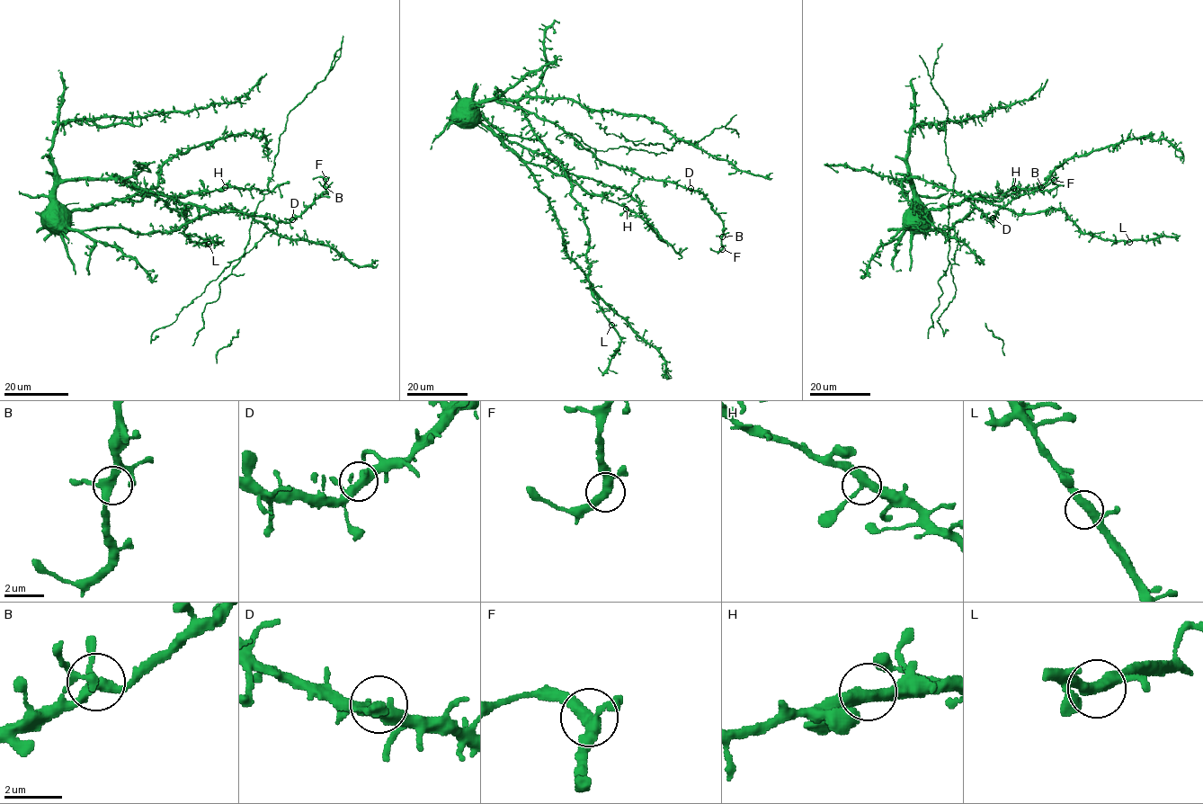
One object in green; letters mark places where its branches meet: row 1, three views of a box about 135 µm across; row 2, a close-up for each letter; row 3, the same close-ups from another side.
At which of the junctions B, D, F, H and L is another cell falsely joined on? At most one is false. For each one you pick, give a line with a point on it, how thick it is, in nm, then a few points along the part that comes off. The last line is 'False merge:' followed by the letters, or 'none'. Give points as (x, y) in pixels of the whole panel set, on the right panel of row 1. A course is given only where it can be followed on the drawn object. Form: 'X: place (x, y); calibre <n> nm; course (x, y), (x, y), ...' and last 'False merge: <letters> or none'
False merge: none

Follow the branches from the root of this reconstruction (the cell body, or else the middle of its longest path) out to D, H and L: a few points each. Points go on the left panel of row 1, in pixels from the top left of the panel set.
D: (53, 214), (66, 214), (75, 230), (127, 227), (140, 234), (176, 231), (225, 207), (277, 220), (292, 219)
H: (53, 214), (91, 210), (135, 195), (183, 197), (225, 187)
L: (53, 214), (59, 183), (116, 176), (179, 214), (183, 209), (184, 234), (209, 244)

